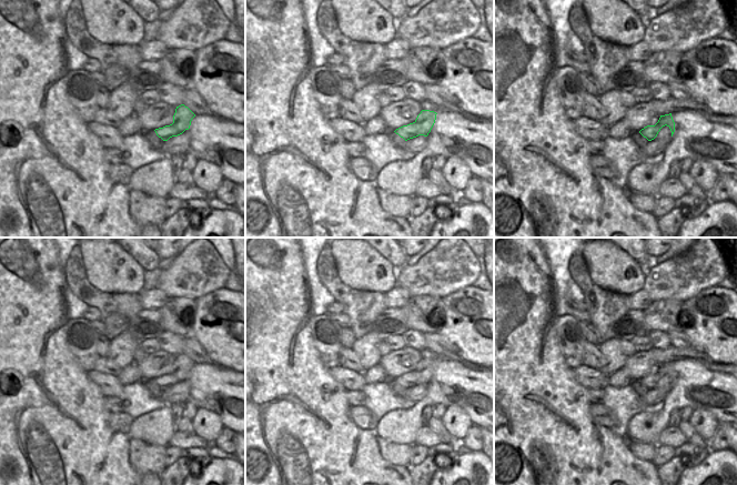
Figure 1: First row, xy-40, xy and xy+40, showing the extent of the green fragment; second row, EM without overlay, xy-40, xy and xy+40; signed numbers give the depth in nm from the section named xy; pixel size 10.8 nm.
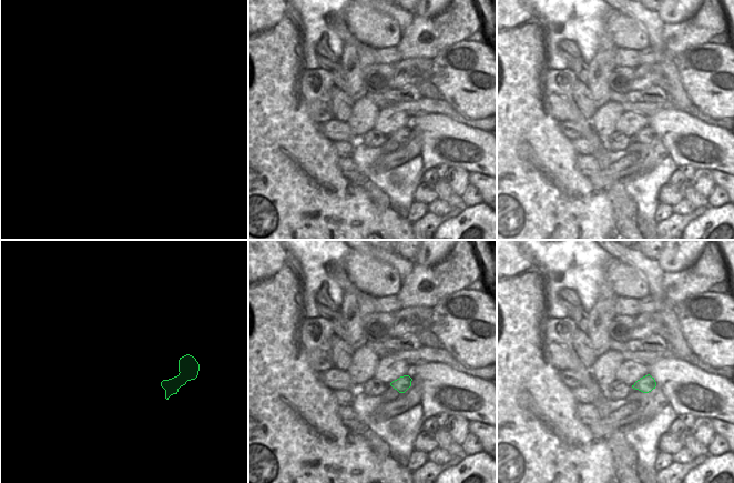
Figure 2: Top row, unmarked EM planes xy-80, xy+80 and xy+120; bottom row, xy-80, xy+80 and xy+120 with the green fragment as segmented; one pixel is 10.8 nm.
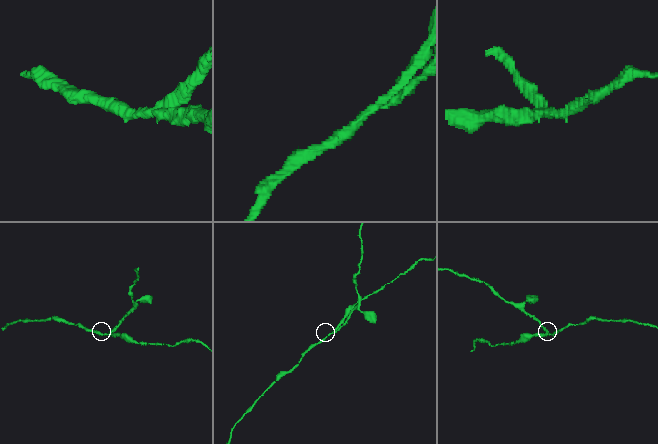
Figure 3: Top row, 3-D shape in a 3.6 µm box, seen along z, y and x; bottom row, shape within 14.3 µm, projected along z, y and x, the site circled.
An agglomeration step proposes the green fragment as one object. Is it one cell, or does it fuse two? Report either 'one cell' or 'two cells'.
two cells

